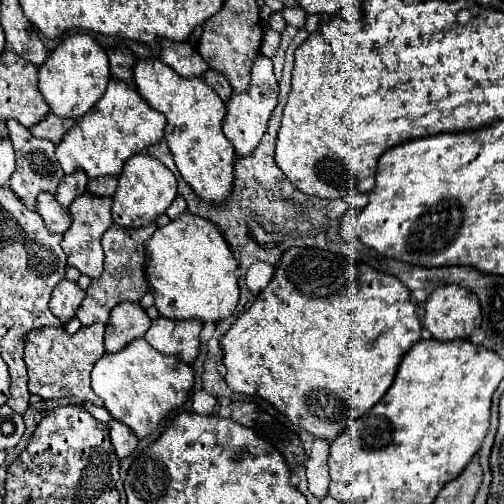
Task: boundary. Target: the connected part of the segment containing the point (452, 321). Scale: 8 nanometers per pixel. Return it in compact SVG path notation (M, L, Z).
M441 285L425 303L423 327L439 341L467 339L479 323L479 299L459 285Z

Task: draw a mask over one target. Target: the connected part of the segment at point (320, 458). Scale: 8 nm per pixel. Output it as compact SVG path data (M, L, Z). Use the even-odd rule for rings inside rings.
M313 439L309 449L309 461L307 461L307 479L309 479L309 491L321 501L327 497L327 487L331 483L329 467L327 467L327 453L329 453L329 441L327 439Z

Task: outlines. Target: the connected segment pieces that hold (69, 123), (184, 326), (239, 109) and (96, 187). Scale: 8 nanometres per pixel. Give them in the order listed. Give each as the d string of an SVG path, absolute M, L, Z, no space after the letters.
M49 113L43 121L39 121L37 125L31 127L31 133L37 137L37 139L49 139L53 141L55 145L61 141L61 137L73 127L73 119L61 119L53 113Z
M157 317L145 333L145 339L161 353L175 355L183 363L193 363L199 353L201 329L201 321L171 321L167 317Z
M259 55L255 59L255 65L251 67L249 89L243 91L243 93L233 93L229 97L229 101L225 103L227 113L225 113L225 119L223 119L223 133L233 143L237 155L245 157L259 145L259 139L263 137L263 133L267 129L267 121L269 121L269 117L271 117L271 113L277 105L277 95L279 95L279 85L277 85L277 79L273 75L271 59L265 57L265 55Z
M111 175L89 179L89 185L87 185L89 193L101 195L101 197L111 197L115 193L115 189L117 189L117 177L111 177Z

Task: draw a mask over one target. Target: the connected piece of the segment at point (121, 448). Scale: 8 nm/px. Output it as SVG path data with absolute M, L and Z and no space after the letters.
M111 419L109 423L109 431L111 431L111 443L115 447L115 453L119 459L131 455L131 451L137 447L139 437L135 437L135 433L131 433L131 429L127 429L127 425Z

